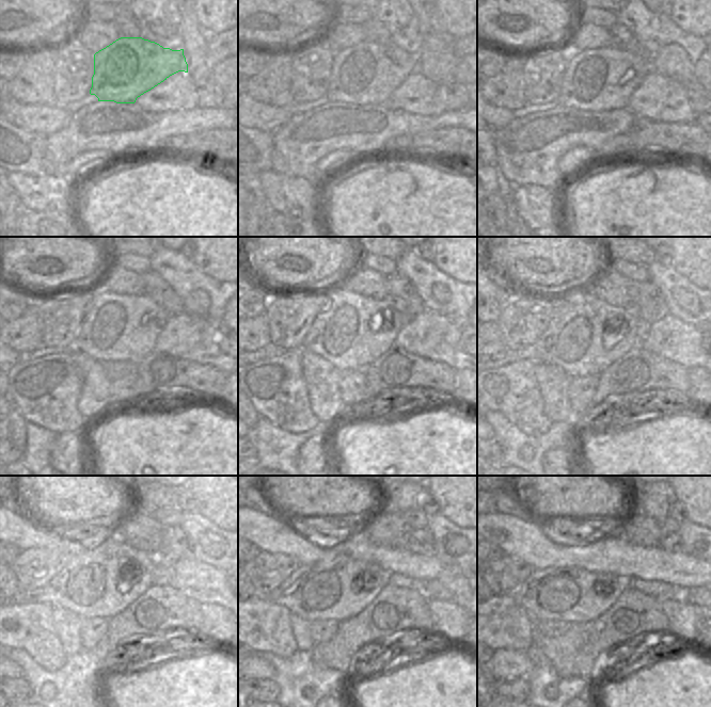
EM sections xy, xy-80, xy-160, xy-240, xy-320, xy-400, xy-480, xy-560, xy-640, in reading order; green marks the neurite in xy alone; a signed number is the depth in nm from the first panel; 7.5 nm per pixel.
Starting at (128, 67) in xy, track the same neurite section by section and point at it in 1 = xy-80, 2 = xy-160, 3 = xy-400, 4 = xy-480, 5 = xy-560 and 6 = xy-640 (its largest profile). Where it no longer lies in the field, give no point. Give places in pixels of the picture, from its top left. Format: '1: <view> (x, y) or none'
1: xy-80 (366, 74)
2: xy-160 (604, 79)
3: xy-400 (585, 335)
4: xy-480 (103, 577)
5: xy-560 (340, 589)
6: xy-640 (573, 595)

